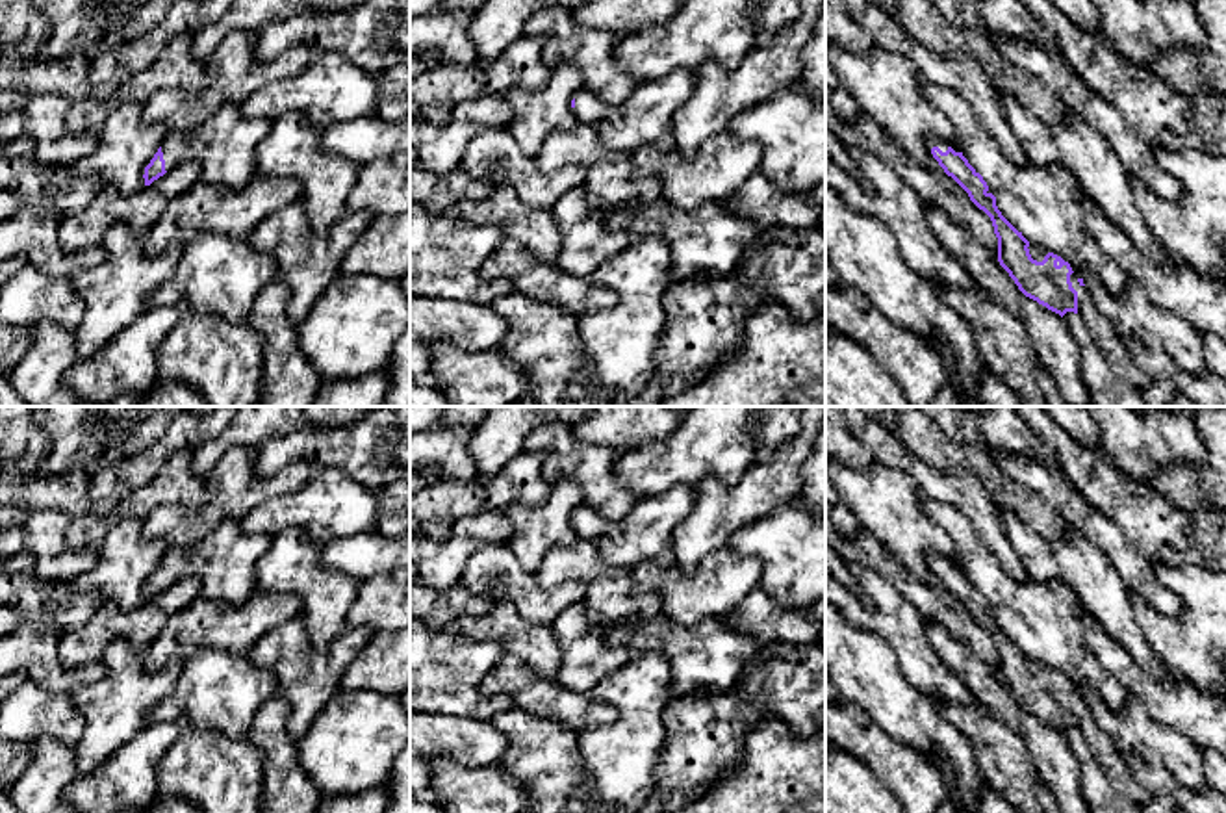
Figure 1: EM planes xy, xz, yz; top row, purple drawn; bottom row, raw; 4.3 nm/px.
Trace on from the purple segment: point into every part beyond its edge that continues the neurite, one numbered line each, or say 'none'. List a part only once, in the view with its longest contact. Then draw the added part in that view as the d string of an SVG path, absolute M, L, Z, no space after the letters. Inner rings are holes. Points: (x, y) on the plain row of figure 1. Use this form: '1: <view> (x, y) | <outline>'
1: yz (1100, 743) | M1070 690L1072 703L1078 707L1078 731L1087 741L1100 767L1107 772L1113 787L1130 802L1143 807L1150 800L1148 789L1139 783L1126 759L1118 754L1115 741L1096 724L1091 709L1078 698L1078 690Z

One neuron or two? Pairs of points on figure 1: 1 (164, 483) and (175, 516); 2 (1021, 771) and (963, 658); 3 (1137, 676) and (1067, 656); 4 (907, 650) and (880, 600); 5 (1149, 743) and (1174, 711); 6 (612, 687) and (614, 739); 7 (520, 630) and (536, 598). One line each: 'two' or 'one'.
1: two
2: two
3: two
4: one
5: two
6: one
7: two

